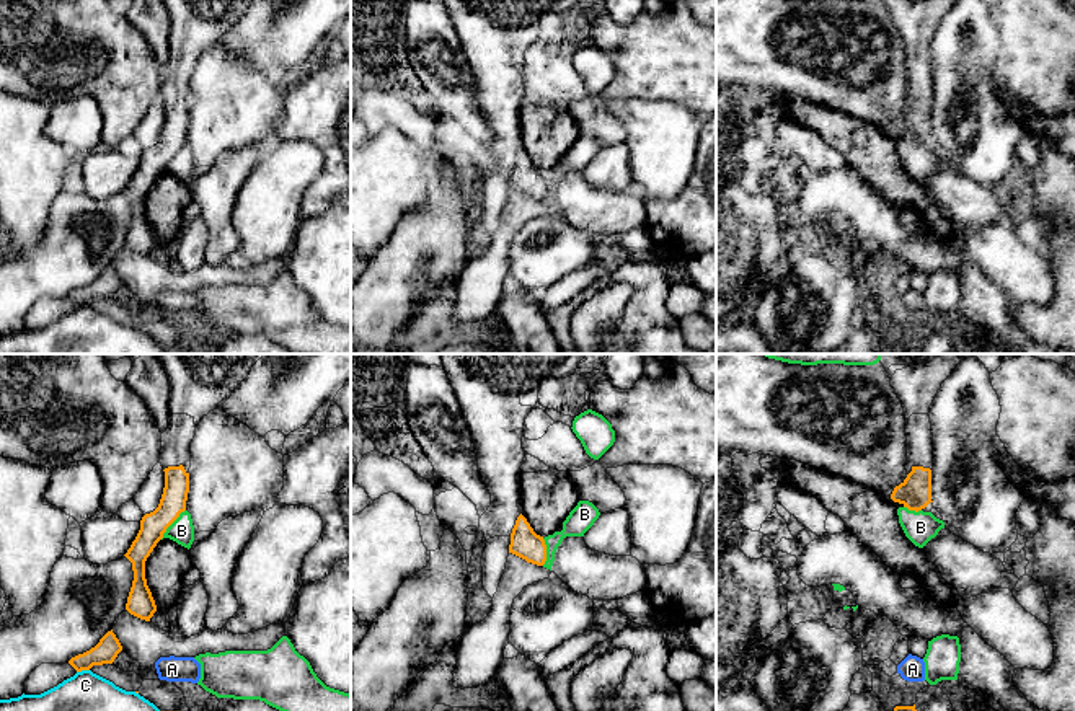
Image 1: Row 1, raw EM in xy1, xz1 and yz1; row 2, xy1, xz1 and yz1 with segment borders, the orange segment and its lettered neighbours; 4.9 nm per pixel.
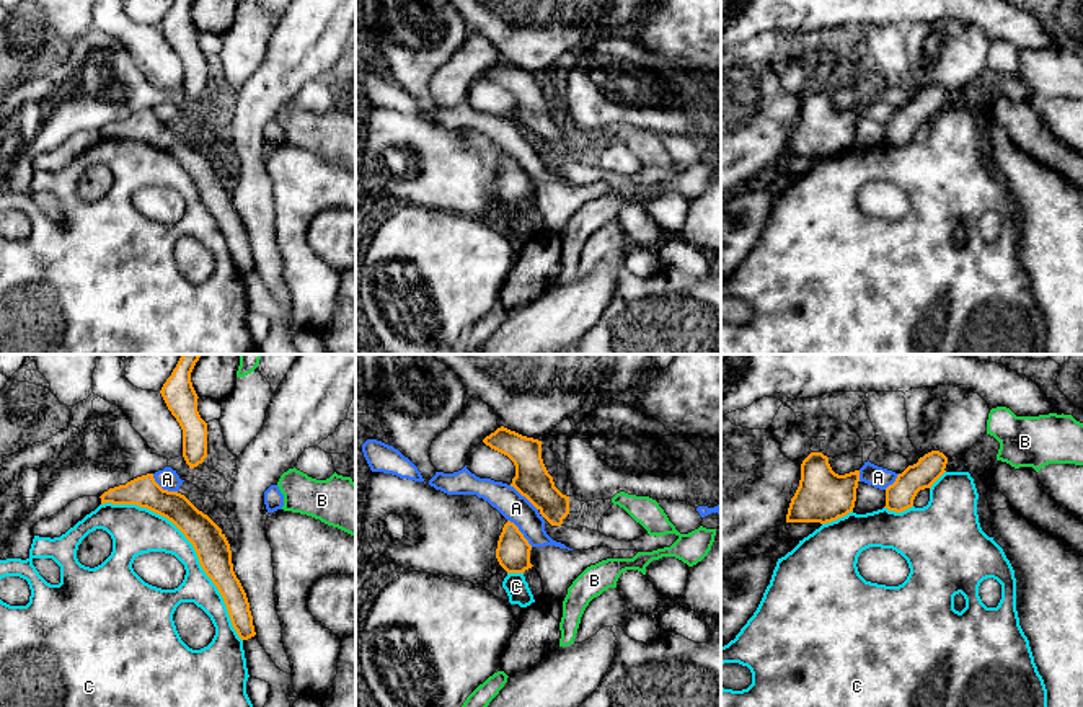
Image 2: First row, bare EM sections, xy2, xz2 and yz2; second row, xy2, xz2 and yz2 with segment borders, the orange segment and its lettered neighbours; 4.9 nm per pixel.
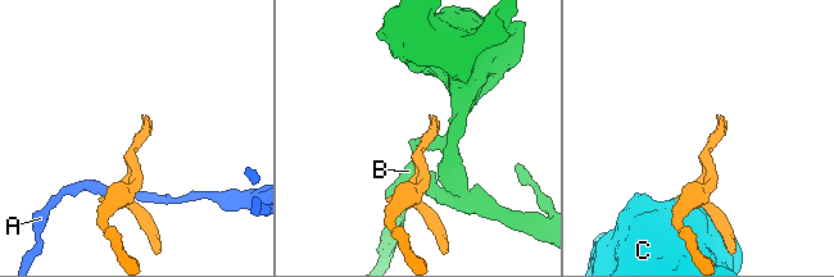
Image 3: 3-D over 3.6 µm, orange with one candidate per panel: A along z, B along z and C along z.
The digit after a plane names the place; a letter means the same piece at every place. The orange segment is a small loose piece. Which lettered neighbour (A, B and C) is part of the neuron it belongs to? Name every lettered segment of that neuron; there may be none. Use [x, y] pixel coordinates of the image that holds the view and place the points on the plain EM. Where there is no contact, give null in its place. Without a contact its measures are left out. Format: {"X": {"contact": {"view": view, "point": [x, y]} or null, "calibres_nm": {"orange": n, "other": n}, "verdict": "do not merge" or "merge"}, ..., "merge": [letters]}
{"A": {"contact": {"view": "xy2", "point": [162, 123]}, "calibres_nm": {"orange": 150, "other": 100}, "verdict": "do not merge"}, "B": {"contact": {"view": "xy1", "point": [172, 157]}, "calibres_nm": {"orange": 130, "other": 120}, "verdict": "do not merge"}, "C": {"contact": {"view": "xy2", "point": [193, 180]}, "calibres_nm": {"orange": 170, "other": 200}, "verdict": "do not merge"}, "merge": []}

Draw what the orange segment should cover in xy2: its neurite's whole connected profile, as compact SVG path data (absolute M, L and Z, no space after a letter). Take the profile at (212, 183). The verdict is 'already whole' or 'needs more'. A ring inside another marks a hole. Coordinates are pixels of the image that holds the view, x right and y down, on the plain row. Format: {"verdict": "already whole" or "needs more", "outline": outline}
{"verdict": "needs more", "outline": "M153 108L109 122L101 131L83 131L57 149L34 158L39 171L60 171L99 139L137 139L171 155L192 178L206 209L223 232L233 263L241 274L256 269L246 227L233 206L230 178L222 163L184 129L163 124Z"}

